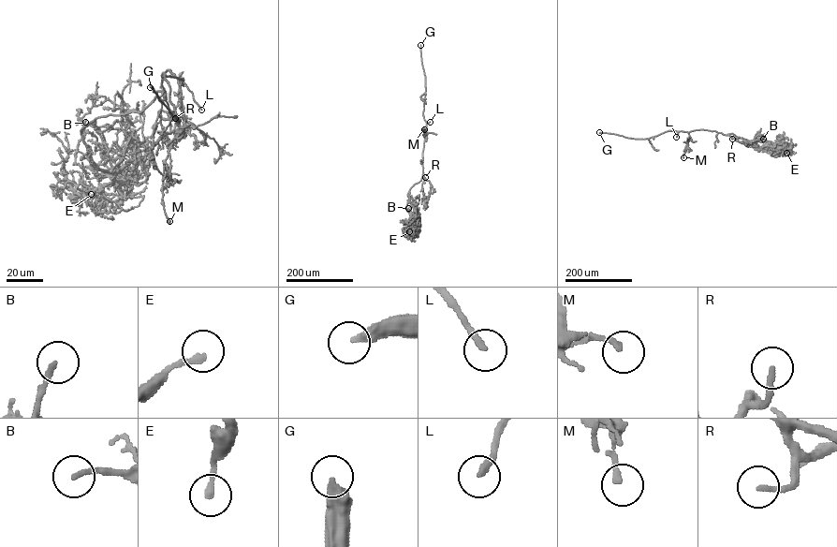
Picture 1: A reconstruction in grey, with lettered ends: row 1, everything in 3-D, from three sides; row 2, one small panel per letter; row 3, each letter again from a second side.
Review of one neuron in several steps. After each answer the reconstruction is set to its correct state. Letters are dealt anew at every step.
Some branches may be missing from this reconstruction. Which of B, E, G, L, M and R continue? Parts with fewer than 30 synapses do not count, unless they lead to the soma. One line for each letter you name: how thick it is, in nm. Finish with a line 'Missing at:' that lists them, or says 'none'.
G: 400 nm thick
L: 240 nm thick
R: 200 nm thick
Missing at: G, L, R

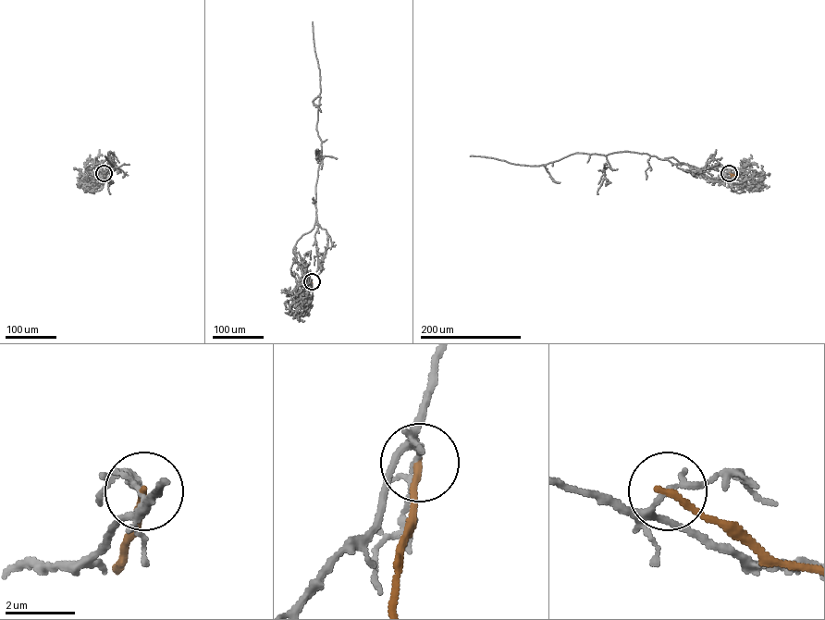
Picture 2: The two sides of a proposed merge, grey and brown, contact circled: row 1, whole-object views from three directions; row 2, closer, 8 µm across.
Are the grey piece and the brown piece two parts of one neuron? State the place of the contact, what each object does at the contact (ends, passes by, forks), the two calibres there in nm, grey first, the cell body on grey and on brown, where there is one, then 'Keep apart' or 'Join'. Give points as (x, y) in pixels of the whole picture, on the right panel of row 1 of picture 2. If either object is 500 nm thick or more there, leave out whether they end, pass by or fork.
Place: (729, 173). At the ring grey forks. At the ring brown ends. Thickness 130 nm (grey) against 200 nm. Soma of grey: none. Soma of brown: none. Keep apart

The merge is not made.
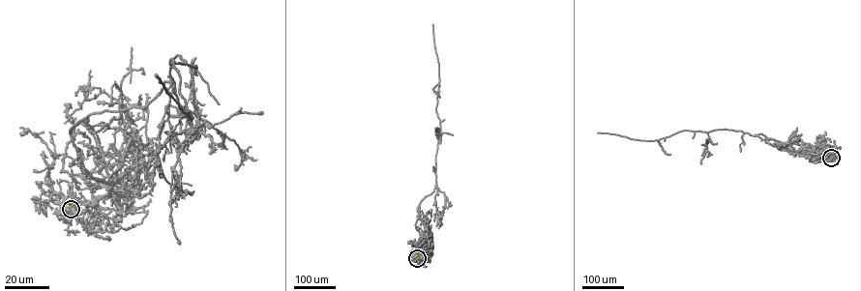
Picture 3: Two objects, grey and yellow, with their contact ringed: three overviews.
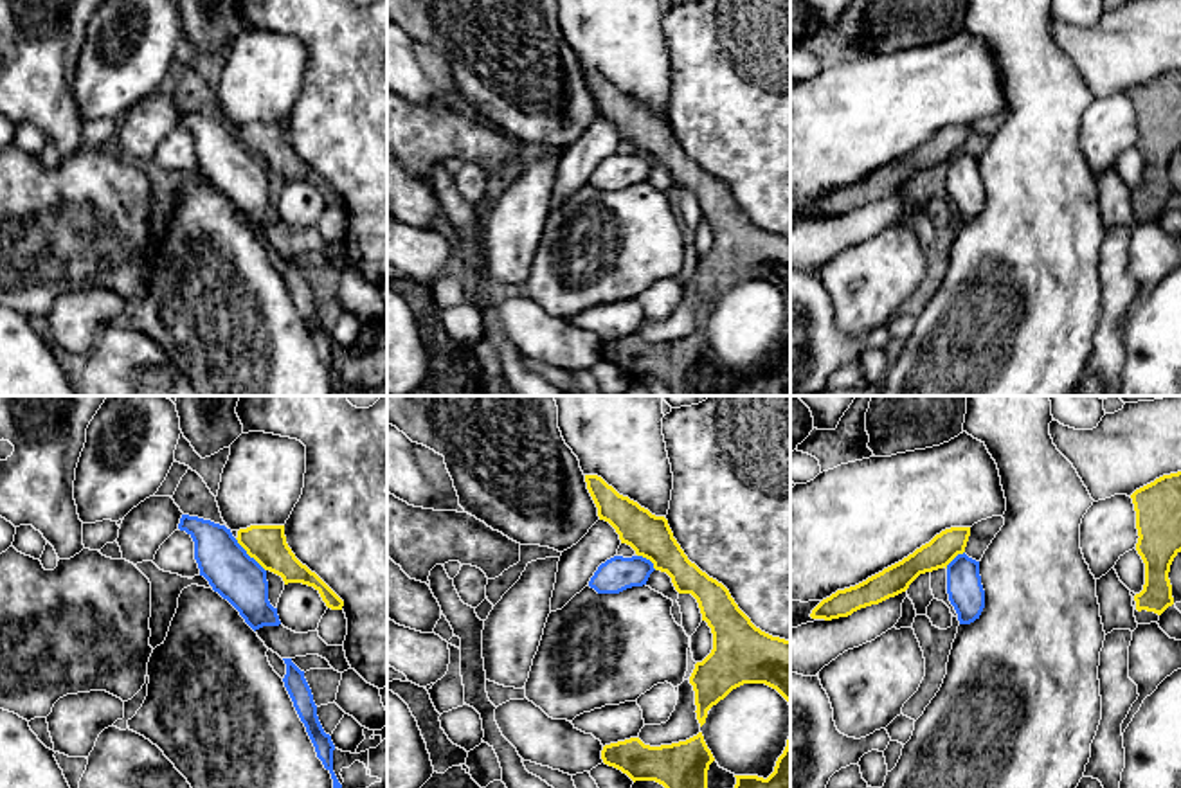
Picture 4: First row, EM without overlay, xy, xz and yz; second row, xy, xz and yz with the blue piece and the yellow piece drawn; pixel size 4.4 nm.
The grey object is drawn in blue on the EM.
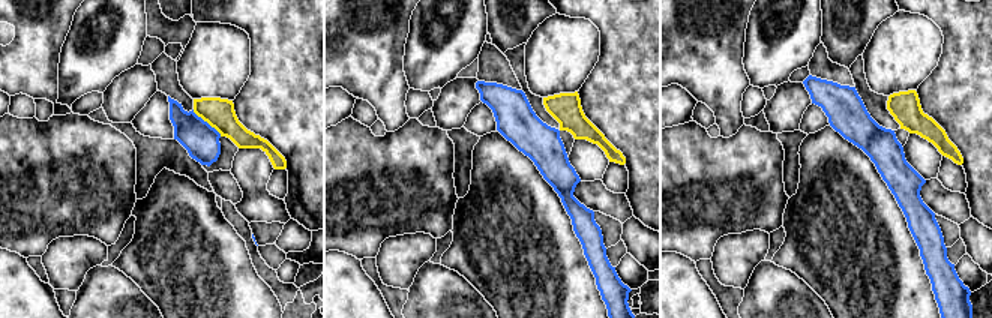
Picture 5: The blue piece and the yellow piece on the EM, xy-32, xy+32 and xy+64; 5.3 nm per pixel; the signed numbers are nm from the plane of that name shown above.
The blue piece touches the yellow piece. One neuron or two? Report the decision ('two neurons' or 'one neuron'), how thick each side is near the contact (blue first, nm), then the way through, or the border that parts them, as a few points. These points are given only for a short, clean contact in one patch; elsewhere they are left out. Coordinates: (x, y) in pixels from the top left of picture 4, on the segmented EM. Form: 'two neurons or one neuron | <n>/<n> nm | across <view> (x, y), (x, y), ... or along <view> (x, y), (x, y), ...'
two neurons | 220/180 nm | along xy (234, 538), (265, 571)

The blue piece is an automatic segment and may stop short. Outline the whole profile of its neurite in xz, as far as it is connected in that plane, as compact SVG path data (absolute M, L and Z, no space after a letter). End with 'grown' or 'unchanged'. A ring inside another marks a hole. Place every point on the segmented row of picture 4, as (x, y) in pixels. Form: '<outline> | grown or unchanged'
M614 556L598 567L589 587L598 594L619 594L646 585L654 570L654 563L643 556Z | unchanged

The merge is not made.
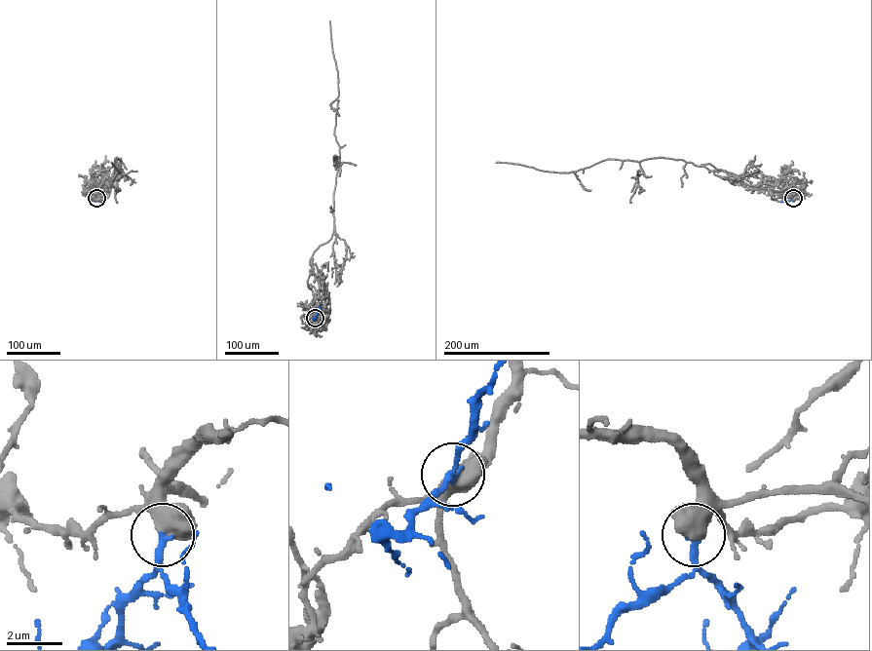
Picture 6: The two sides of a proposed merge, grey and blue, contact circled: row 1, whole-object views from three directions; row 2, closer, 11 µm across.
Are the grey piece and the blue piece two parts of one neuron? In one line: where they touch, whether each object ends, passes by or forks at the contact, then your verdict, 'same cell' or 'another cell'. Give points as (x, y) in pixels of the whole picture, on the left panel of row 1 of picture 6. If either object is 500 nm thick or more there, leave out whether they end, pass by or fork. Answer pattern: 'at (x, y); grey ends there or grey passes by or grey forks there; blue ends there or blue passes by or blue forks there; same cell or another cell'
at (96, 198); grey passes by; blue ends there; same cell

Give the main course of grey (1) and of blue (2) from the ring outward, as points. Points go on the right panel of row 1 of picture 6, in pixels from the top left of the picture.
1: (793, 198), (751, 187), (709, 164), (699, 166), (663, 157), (640, 162), (606, 159), (567, 172), (496, 162)
2: (793, 198), (780, 202)

